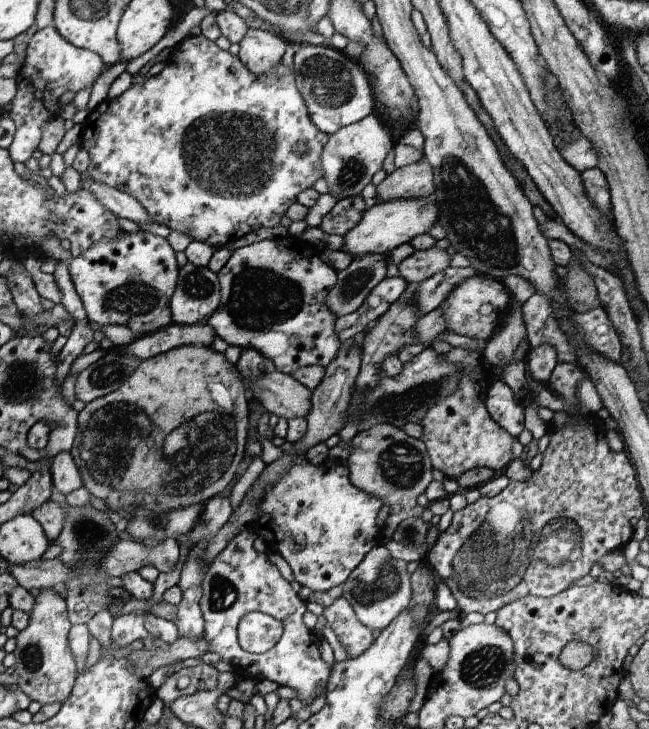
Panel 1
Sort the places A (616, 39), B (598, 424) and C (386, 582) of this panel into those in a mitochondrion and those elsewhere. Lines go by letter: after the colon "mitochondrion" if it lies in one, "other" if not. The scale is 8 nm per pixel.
A: other
B: other
C: mitochondrion

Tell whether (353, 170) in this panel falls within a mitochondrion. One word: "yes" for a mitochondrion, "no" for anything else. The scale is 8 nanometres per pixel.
yes

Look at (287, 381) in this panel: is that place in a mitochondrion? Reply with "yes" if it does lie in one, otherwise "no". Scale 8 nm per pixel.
no

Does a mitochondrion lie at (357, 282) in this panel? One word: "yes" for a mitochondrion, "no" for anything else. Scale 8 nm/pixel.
yes

